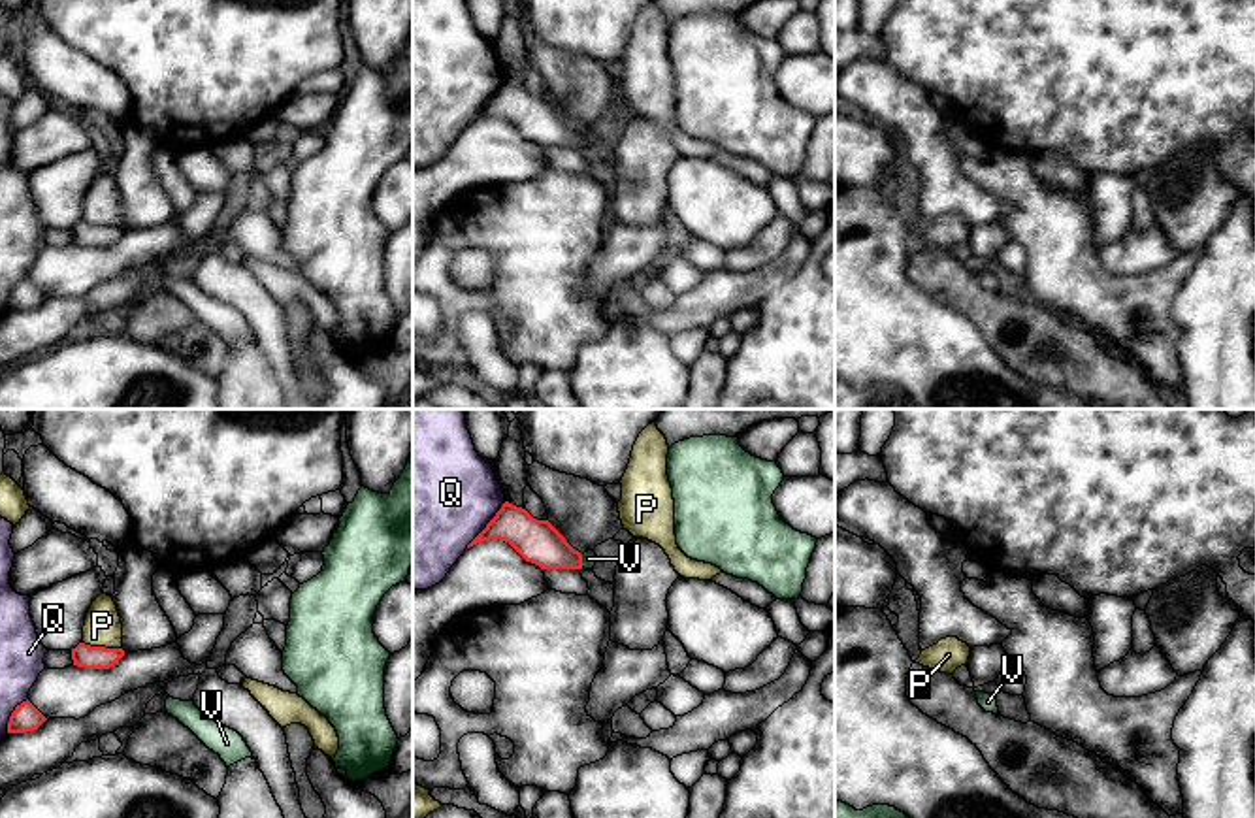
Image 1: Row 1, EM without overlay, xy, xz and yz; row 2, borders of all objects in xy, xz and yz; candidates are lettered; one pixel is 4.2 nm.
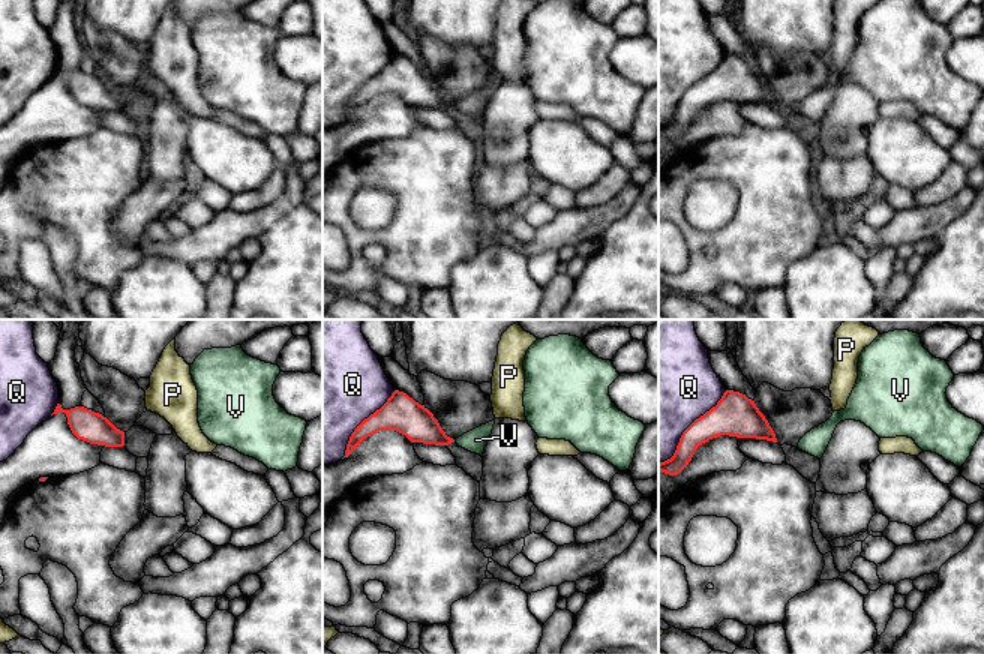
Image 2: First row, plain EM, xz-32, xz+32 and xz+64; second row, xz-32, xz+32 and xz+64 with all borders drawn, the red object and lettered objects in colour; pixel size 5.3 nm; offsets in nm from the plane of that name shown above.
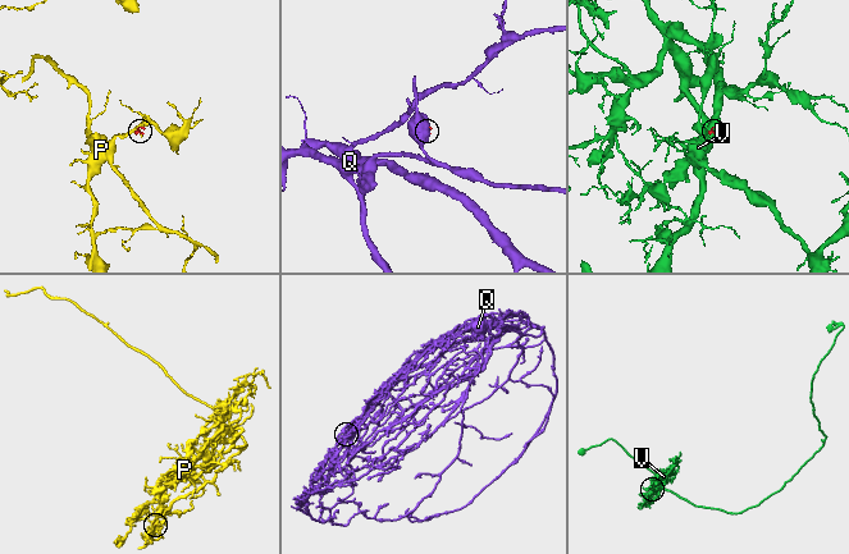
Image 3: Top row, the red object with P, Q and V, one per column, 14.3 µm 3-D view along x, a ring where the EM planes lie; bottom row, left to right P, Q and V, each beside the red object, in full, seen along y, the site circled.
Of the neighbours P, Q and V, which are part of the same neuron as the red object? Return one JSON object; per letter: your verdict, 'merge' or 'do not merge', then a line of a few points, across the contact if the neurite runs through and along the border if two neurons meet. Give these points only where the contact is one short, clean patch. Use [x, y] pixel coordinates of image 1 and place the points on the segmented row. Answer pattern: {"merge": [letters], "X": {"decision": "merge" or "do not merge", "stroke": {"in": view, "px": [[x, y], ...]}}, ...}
{"merge": ["V"], "P": {"decision": "do not merge"}, "Q": {"decision": "do not merge"}, "V": {"decision": "merge", "stroke": {"in": "xz", "px": [[537, 541], [558, 555], [581, 560], [588, 558]]}}}

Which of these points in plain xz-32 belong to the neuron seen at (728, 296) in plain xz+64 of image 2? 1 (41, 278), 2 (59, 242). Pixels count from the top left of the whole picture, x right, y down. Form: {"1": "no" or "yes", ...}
{"1": "yes", "2": "no"}

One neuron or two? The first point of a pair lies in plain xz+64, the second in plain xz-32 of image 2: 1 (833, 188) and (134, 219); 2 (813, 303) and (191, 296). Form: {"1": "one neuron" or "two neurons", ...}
{"1": "one neuron", "2": "one neuron"}

